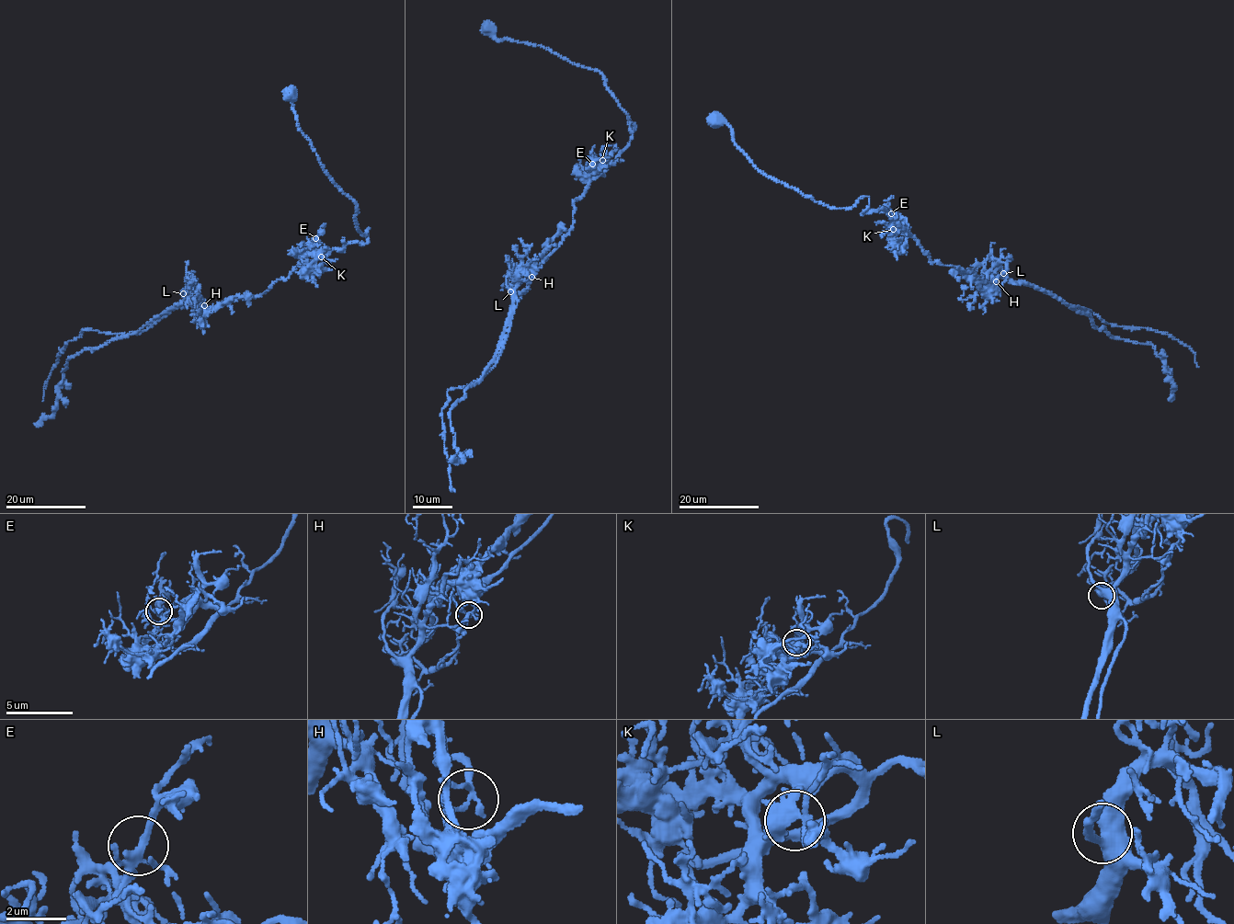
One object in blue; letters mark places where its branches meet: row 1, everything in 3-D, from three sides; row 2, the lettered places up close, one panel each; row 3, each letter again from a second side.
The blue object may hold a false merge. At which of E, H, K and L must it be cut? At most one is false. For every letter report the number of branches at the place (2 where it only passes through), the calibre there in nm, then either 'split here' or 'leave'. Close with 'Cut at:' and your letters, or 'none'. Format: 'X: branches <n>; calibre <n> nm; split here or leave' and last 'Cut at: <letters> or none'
E: branches 4; calibre 220 nm; leave
H: branches 3; calibre 150 nm; split here
K: branches 3; calibre 360 nm; leave
L: branches 3; calibre 500 nm; leave
Cut at: H

